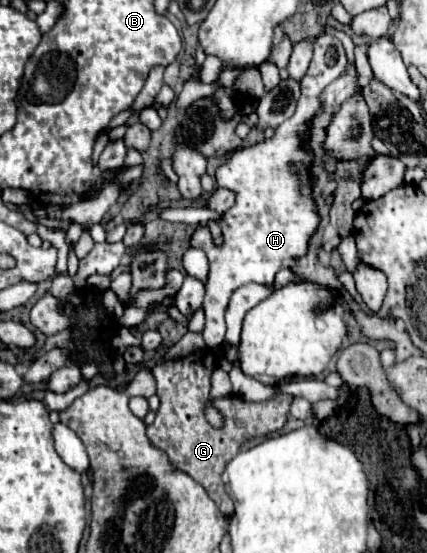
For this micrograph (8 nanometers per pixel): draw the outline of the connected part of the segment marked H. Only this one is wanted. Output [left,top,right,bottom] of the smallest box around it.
[191,32,345,348]

